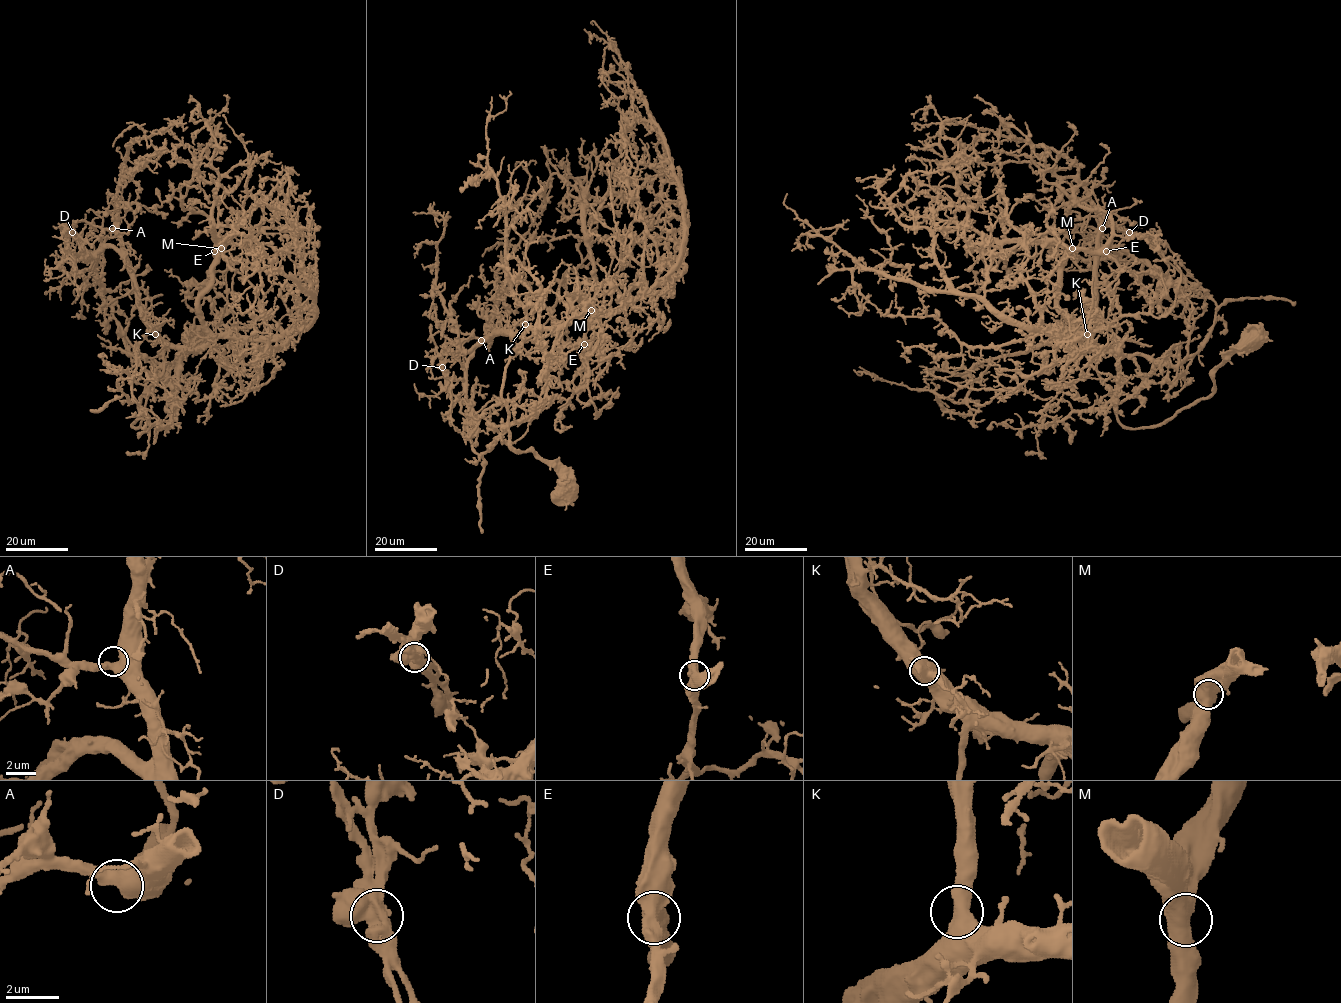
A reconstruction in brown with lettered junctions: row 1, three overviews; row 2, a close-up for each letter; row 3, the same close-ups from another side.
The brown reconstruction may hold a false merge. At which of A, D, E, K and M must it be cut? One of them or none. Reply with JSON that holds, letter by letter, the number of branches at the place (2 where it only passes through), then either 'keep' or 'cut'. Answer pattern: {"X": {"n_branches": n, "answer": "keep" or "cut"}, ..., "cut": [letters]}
{"A": {"n_branches": 2, "answer": "keep"}, "D": {"n_branches": 2, "answer": "cut"}, "E": {"n_branches": 2, "answer": "keep"}, "K": {"n_branches": 2, "answer": "keep"}, "M": {"n_branches": 2, "answer": "keep"}, "cut": ["D"]}

